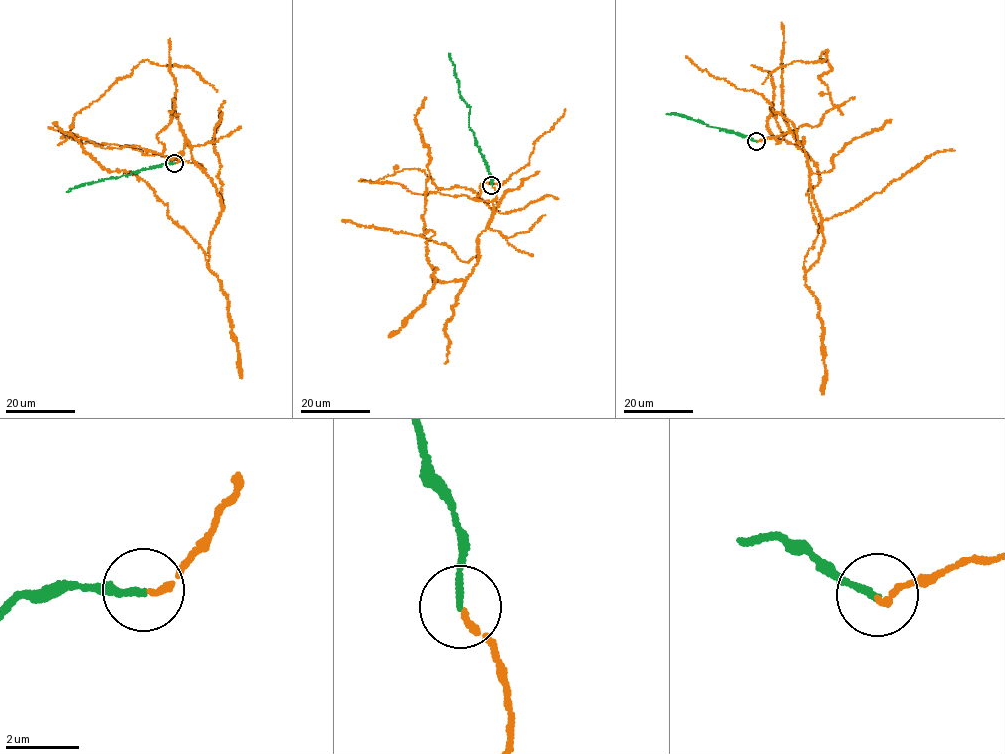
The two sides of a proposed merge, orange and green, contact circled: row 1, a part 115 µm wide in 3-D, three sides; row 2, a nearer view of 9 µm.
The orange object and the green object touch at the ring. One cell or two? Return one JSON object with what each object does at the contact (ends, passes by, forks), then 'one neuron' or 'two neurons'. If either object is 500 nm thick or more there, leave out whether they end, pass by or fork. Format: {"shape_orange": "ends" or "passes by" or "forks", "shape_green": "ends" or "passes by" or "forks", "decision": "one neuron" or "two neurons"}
{"shape_orange": "ends", "shape_green": "ends", "decision": "one neuron"}

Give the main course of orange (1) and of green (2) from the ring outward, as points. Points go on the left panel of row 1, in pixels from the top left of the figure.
1: (174, 163), (187, 141), (215, 186), (221, 206), (208, 268), (148, 184), (128, 171), (109, 172), (53, 123)
2: (174, 163), (105, 178), (67, 191)

